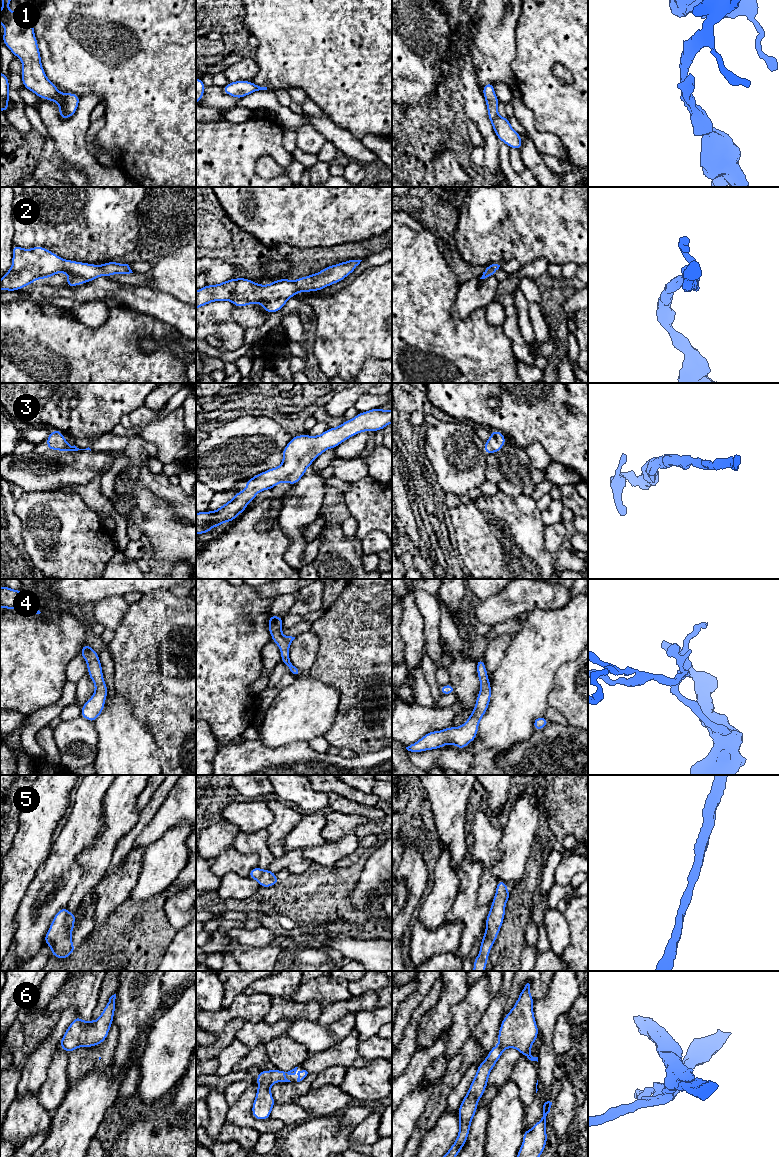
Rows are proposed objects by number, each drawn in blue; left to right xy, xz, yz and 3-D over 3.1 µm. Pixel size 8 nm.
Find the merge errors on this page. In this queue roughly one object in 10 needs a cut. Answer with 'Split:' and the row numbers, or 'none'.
Split: none

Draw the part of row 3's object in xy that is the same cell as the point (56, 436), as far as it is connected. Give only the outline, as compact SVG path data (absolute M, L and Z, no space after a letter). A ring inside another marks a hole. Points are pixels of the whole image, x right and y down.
M54 429L45 440L49 445L46 446L48 450L58 450L58 451L78 451L78 450L90 450L88 447L86 449L79 449L75 445L70 446L69 443L65 440L64 435L61 431Z

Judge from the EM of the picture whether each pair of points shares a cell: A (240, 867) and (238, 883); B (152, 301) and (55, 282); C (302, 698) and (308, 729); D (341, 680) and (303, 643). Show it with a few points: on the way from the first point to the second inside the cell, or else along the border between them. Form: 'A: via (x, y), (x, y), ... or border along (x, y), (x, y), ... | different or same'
A: border along (247, 876), (226, 873), (221, 878) | different
B: via (128, 295), (115, 292), (79, 292) | same
C: via (306, 706), (306, 719), (308, 721) | same
D: border along (313, 632), (319, 647), (309, 669) | different

